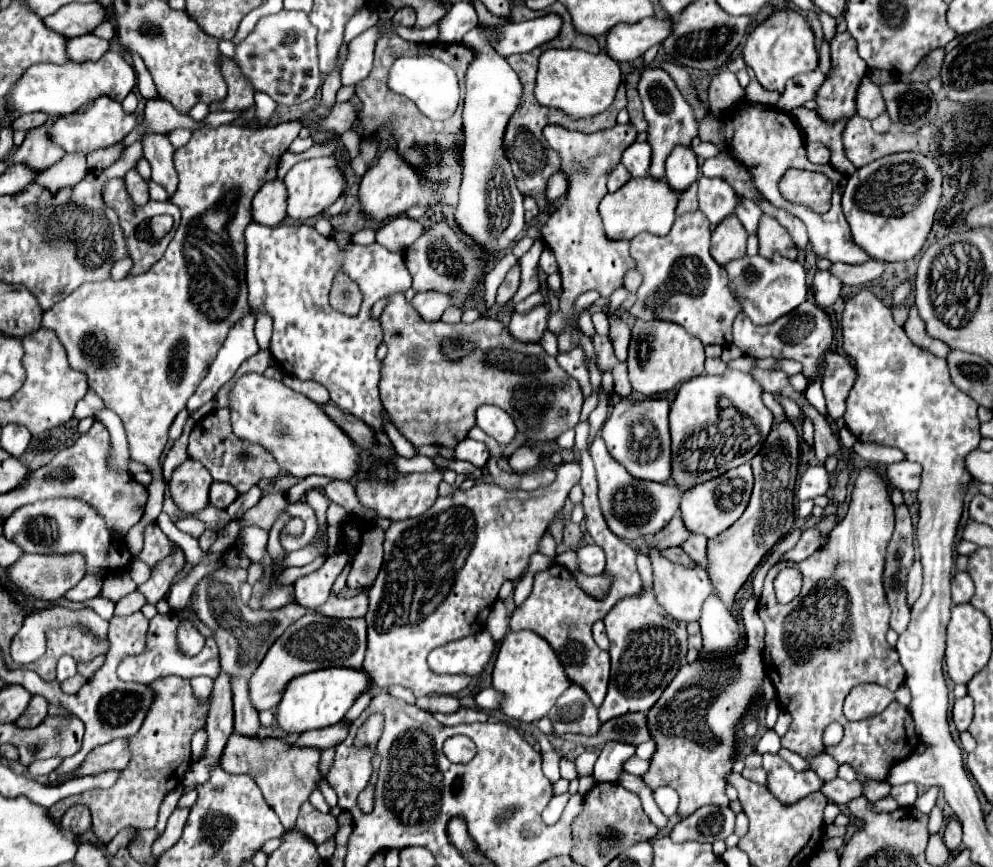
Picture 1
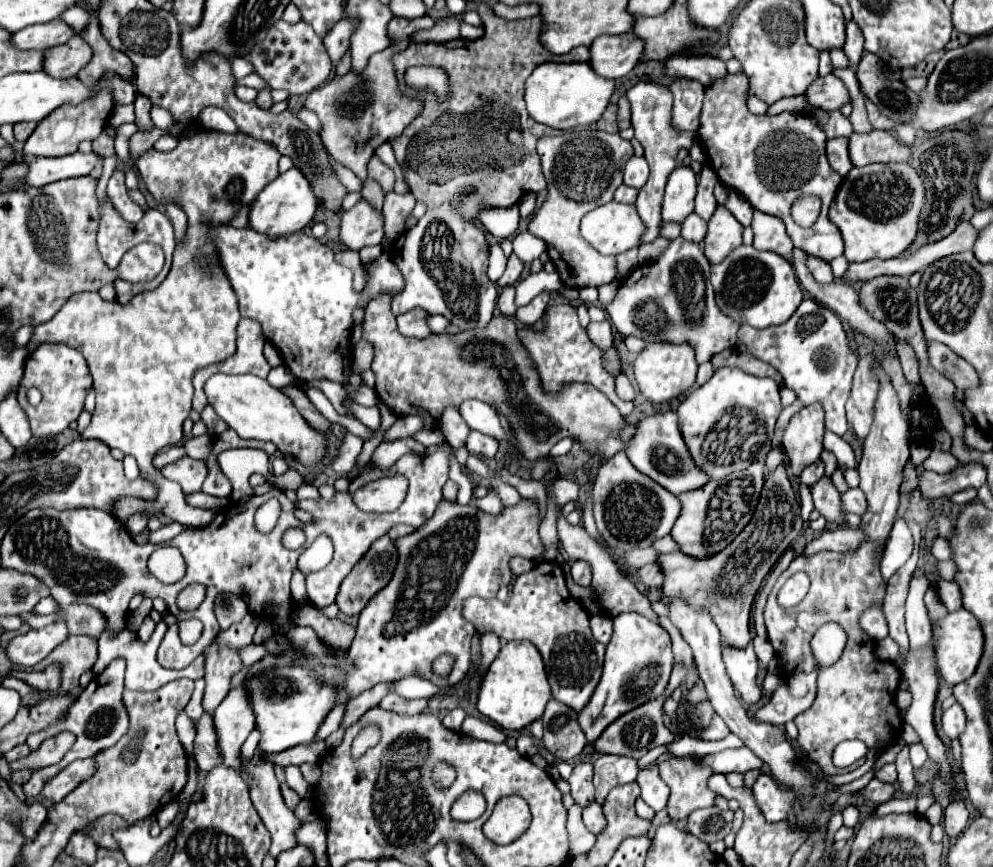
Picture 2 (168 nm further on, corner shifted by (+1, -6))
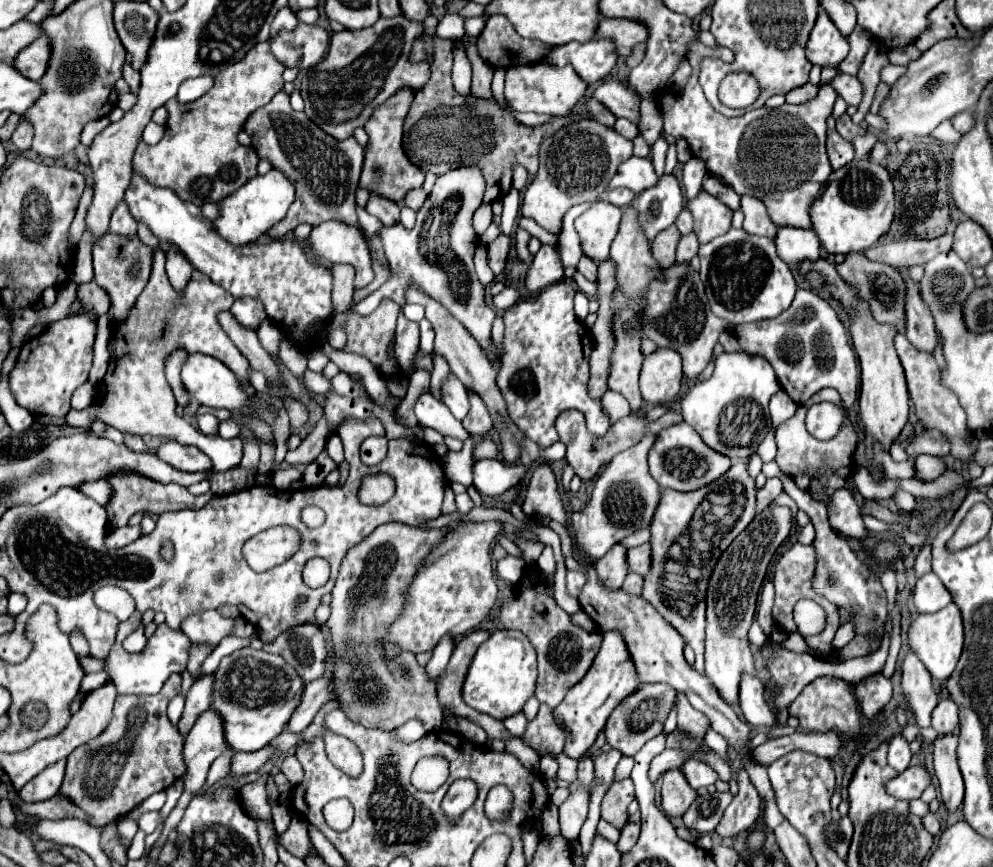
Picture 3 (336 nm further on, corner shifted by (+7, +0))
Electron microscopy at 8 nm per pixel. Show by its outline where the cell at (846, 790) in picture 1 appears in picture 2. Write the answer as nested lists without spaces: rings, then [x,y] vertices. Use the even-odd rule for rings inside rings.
[[[872,778],[872,780],[868,782],[868,786],[866,786],[864,790],[860,790],[860,794],[862,794],[866,800],[874,802],[874,804],[882,804],[882,802],[890,800],[890,798],[896,794],[896,788],[894,788],[894,784],[884,784],[884,782]]]

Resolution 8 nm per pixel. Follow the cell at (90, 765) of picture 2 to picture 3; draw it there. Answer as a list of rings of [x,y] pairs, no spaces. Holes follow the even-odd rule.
[[[60,760],[60,762],[52,764],[52,768],[40,772],[40,776],[32,778],[18,792],[18,796],[24,802],[42,802],[42,800],[48,800],[48,798],[56,796],[58,790],[60,790],[60,784],[64,780],[64,766],[66,766],[66,760]]]

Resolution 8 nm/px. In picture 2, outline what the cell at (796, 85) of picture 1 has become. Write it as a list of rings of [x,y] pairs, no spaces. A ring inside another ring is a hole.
[[[832,74],[824,78],[816,78],[804,92],[806,100],[822,110],[838,110],[842,104],[848,102],[846,86]]]

